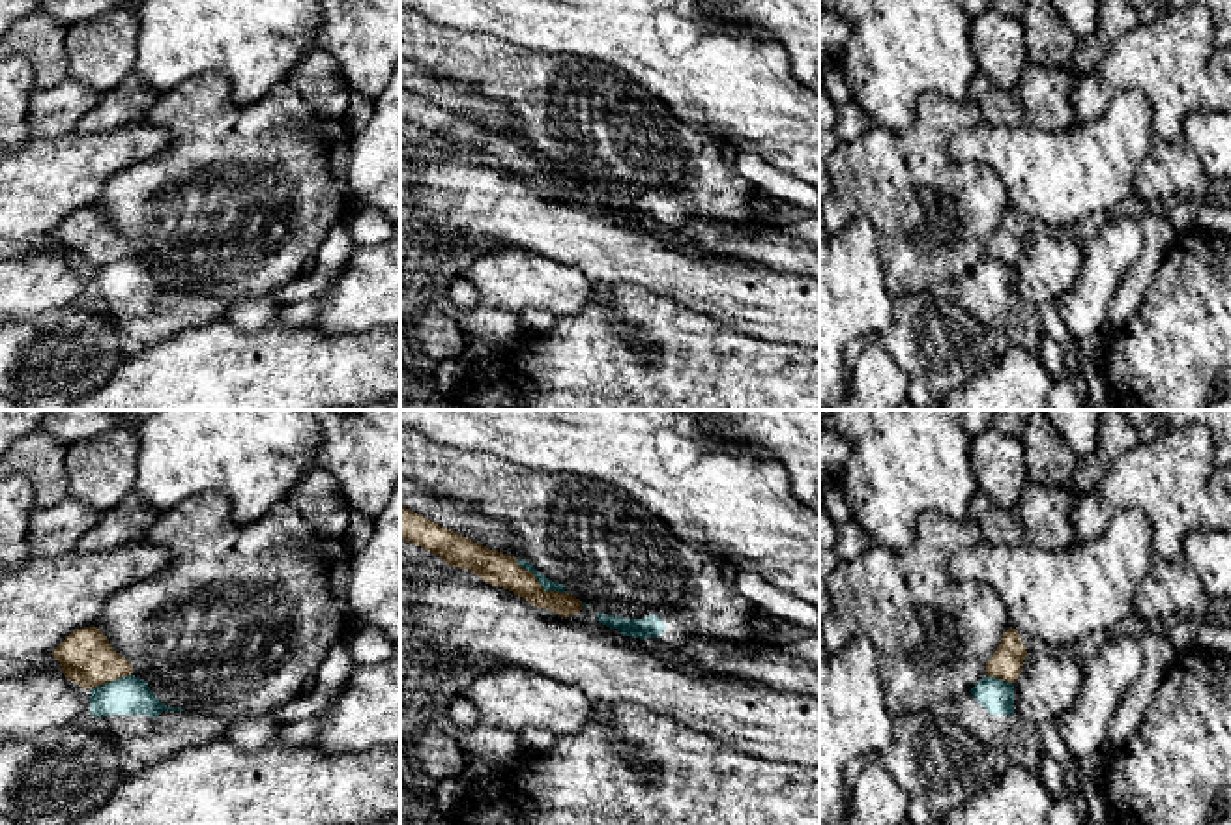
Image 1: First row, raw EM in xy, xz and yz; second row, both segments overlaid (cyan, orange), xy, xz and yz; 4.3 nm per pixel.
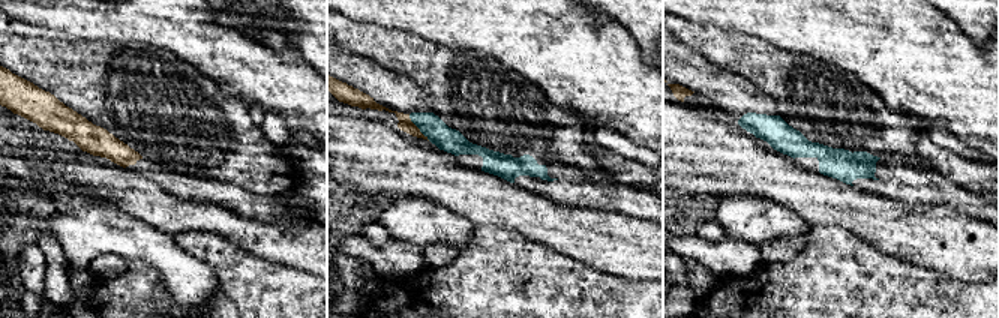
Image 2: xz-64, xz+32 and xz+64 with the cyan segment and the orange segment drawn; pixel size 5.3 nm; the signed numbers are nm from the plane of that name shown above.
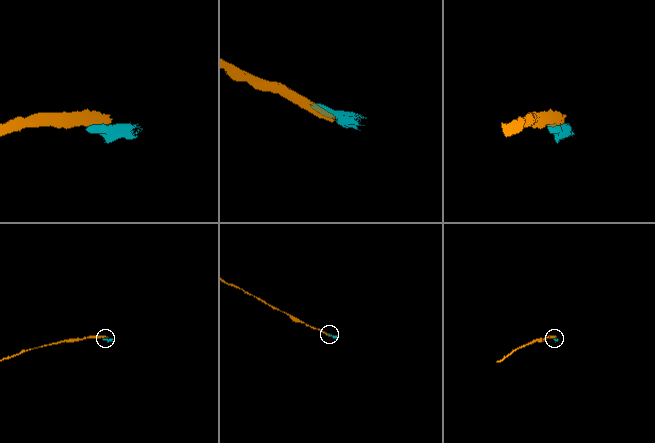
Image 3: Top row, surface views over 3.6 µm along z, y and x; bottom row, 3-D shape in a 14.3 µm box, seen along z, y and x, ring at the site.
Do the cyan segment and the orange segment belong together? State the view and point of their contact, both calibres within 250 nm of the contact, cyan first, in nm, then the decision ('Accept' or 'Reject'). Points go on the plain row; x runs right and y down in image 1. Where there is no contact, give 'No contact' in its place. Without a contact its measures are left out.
Touches cyan at xz (539, 163). Thickness 60 nm (cyan) against 150 nm. Reject

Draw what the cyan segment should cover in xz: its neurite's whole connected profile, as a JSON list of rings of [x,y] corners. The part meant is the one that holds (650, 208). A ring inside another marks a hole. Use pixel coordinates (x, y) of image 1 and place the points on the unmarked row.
[[[597,193],[597,202],[617,210],[623,217],[640,219],[642,226],[651,234],[679,236],[717,256],[758,262],[819,281],[819,249],[784,234],[780,228],[748,232],[705,221],[673,223],[662,213],[666,206],[659,196],[625,200]]]

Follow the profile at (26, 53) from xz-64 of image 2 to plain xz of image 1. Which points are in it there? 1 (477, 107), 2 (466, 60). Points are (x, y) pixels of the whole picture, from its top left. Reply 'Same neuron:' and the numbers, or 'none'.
Same neuron: 2

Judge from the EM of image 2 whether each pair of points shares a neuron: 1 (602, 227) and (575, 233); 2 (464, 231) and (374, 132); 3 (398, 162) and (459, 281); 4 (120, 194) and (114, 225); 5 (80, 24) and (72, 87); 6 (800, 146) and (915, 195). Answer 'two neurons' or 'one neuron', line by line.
1: one neuron
2: two neurons
3: two neurons
4: two neurons
5: two neurons
6: one neuron

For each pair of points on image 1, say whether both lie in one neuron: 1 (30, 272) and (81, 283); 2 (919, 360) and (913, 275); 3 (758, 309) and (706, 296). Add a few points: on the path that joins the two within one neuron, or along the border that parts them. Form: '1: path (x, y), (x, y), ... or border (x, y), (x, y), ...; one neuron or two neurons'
1: path (43, 283), (68, 283); one neuron
2: border (945, 292), (917, 290), (893, 298); two neurons
3: path (745, 296), (719, 296); one neuron

